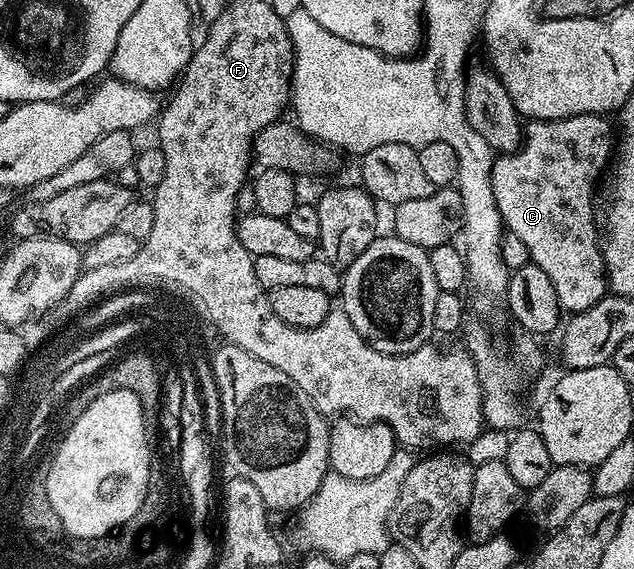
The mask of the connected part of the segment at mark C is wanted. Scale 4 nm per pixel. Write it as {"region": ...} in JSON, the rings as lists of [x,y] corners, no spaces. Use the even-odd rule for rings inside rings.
{"region":[[[597,113],[552,121],[528,120],[519,148],[514,153],[496,156],[491,162],[493,199],[497,199],[497,211],[506,232],[517,235],[525,243],[530,264],[541,267],[553,279],[559,308],[568,314],[593,307],[609,293],[597,236],[597,217],[591,214],[595,209],[595,184],[613,157],[613,125],[607,121],[610,120],[606,116]]]}

